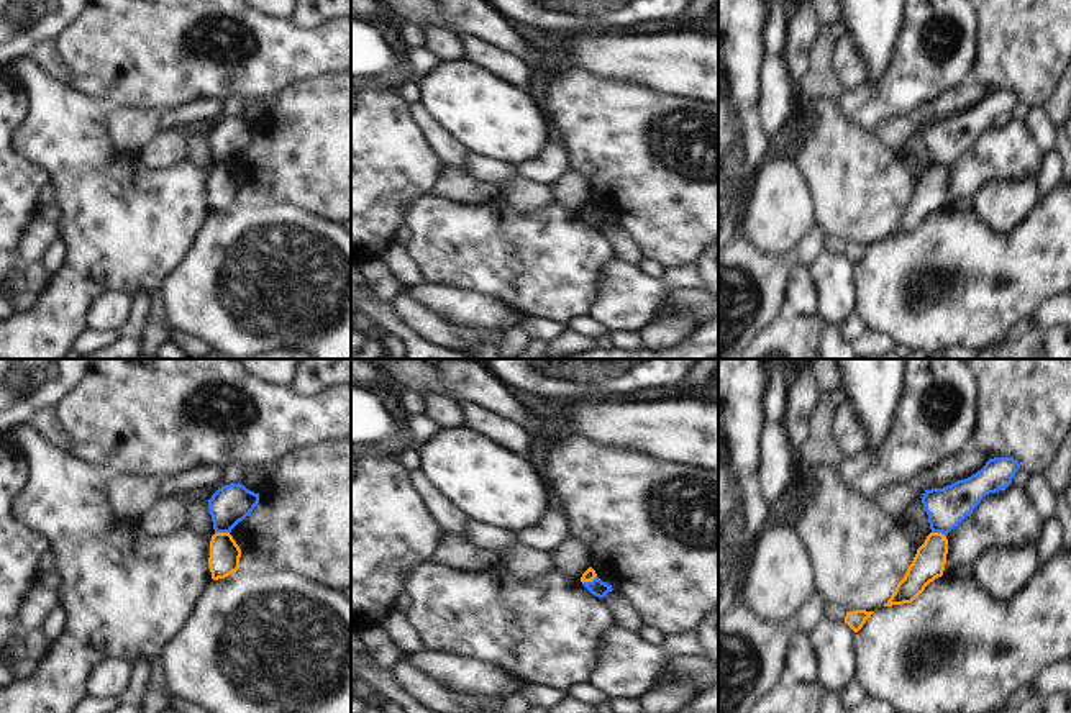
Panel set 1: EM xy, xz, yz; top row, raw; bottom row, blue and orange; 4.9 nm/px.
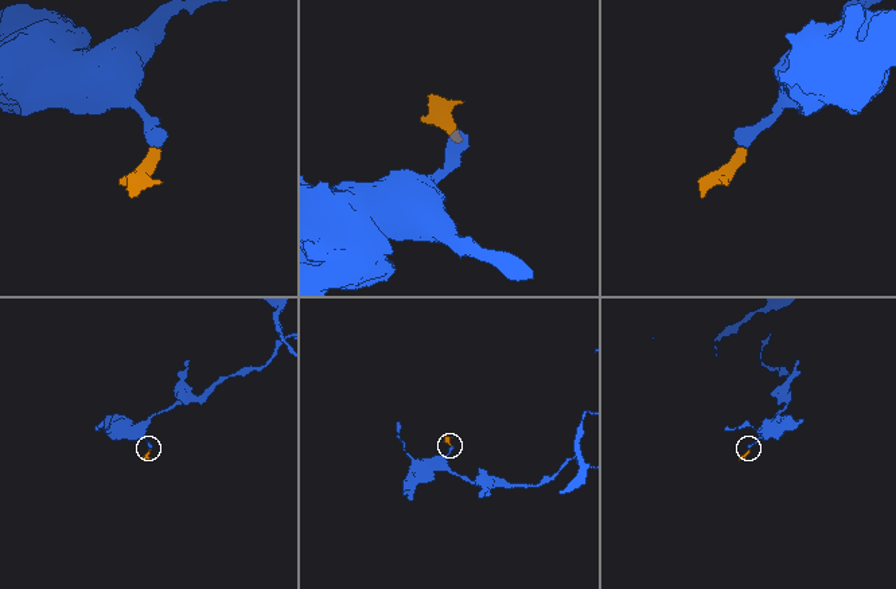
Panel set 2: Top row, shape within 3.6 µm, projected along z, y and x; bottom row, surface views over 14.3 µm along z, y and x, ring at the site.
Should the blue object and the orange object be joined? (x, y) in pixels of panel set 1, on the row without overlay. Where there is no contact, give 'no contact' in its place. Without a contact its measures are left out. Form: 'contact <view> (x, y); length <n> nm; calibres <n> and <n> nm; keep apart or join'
contact xy (222, 164); length 70 nm; calibres 190 and 150 nm; keep apart

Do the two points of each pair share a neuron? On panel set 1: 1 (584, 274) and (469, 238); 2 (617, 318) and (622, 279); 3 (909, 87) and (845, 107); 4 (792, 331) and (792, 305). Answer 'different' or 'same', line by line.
1: same
2: same
3: same
4: different

